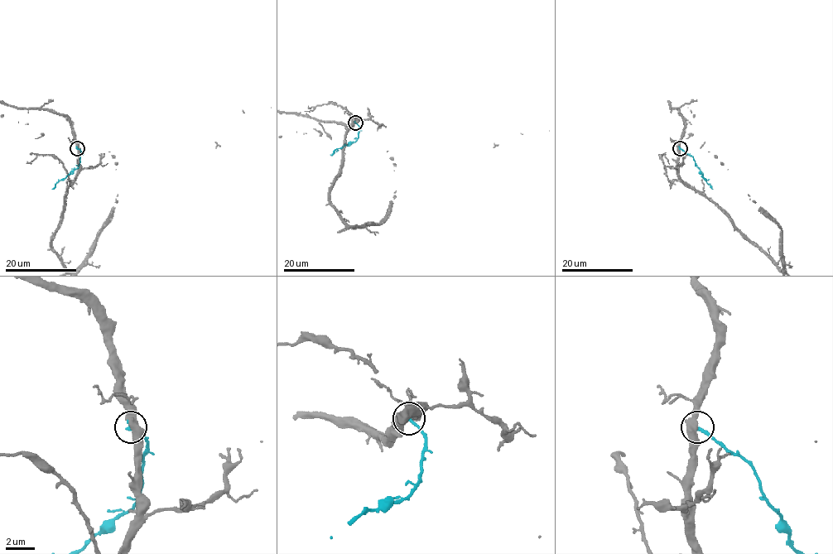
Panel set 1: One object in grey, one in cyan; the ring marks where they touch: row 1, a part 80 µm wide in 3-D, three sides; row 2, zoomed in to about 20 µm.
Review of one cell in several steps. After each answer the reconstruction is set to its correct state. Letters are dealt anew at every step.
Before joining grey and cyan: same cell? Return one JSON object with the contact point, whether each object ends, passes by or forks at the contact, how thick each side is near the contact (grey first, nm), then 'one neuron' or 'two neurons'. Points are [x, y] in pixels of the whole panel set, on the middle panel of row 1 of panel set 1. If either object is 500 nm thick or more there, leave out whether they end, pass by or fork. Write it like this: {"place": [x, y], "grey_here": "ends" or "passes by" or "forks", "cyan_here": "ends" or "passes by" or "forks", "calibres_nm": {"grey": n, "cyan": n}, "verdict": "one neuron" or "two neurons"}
{"place": [355, 122], "calibres_nm": {"grey": 500, "cyan": 240}, "verdict": "two neurons"}

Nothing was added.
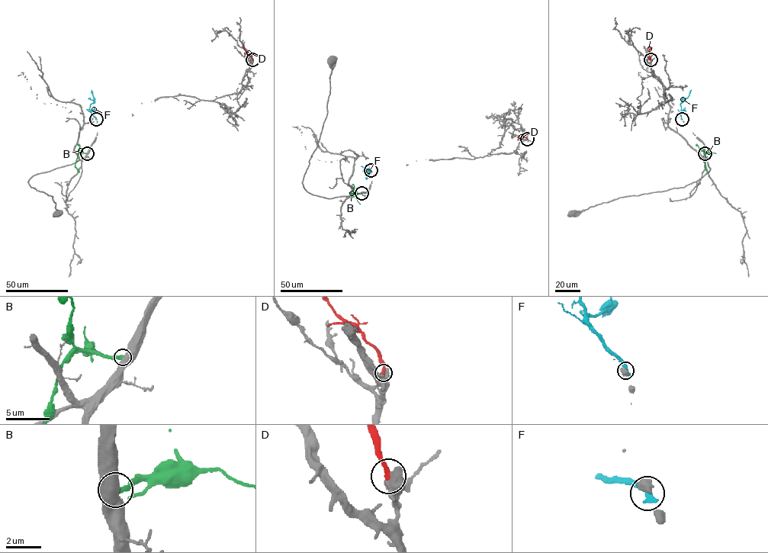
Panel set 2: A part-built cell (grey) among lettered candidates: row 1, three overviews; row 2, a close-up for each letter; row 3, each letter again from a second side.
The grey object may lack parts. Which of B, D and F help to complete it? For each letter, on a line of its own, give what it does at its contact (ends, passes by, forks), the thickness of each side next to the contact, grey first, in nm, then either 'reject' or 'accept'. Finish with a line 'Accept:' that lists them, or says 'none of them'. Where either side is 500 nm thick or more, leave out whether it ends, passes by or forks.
B: 600 nm thick on the grey side, 360 nm on the other; reject
D: it ends there; 440 nm thick on the grey side, 280 nm on the other; accept
F: 500 nm thick on the grey side, 360 nm on the other; reject
Accept: D

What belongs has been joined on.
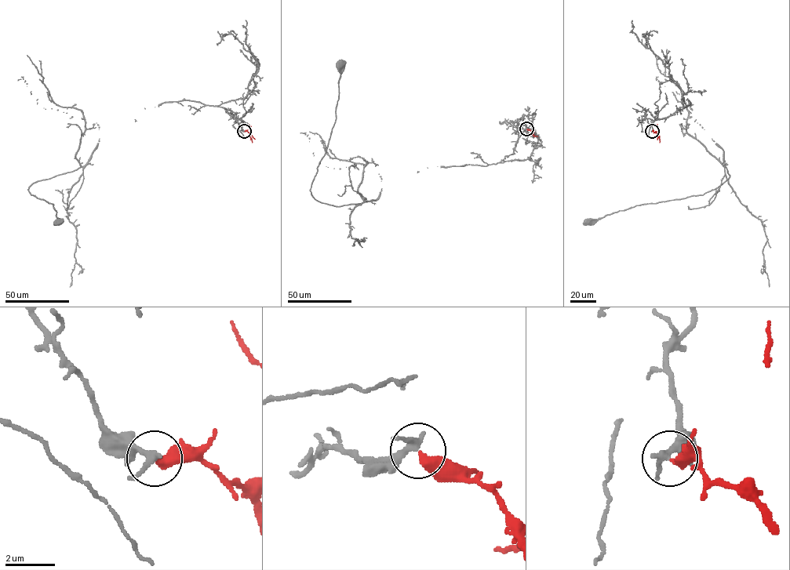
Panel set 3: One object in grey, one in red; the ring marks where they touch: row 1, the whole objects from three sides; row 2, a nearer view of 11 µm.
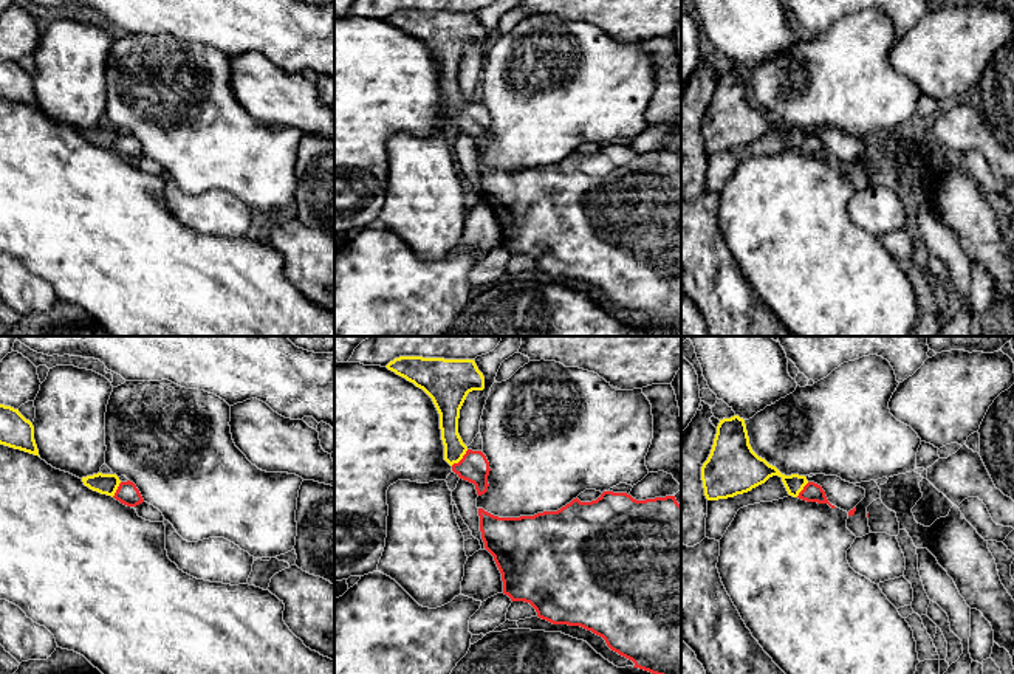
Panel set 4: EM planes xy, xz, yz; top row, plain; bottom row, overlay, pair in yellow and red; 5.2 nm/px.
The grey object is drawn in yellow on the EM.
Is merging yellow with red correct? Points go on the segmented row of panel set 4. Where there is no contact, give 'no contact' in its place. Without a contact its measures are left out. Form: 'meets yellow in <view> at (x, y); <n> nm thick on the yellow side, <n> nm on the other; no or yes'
meets yellow in xz at (460, 459); 110 nm thick on the yellow side, 160 nm on the other; yes

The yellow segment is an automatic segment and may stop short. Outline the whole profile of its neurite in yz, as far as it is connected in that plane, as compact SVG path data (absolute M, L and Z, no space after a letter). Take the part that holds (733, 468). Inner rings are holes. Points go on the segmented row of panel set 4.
M734 415L720 420L711 454L701 466L706 499L718 500L748 493L772 476L782 479L790 496L836 508L820 485L808 482L805 476L785 476L759 457L749 445L743 418Z

